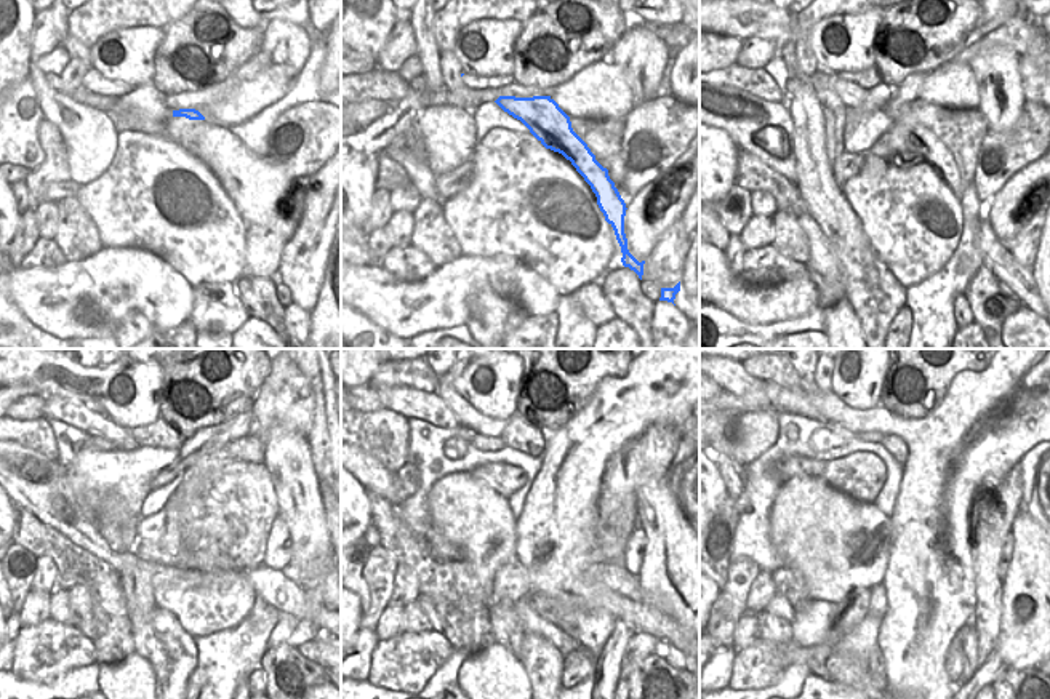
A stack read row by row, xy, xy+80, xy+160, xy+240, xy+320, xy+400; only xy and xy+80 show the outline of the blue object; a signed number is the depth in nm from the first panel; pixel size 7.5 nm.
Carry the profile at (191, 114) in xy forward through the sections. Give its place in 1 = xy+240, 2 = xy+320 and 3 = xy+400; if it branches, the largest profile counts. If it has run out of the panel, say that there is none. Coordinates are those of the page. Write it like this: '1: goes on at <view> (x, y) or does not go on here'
1: goes on at xy+240 (77, 415)
2: goes on at xy+320 (404, 400)
3: goes on at xy+400 (737, 381)

